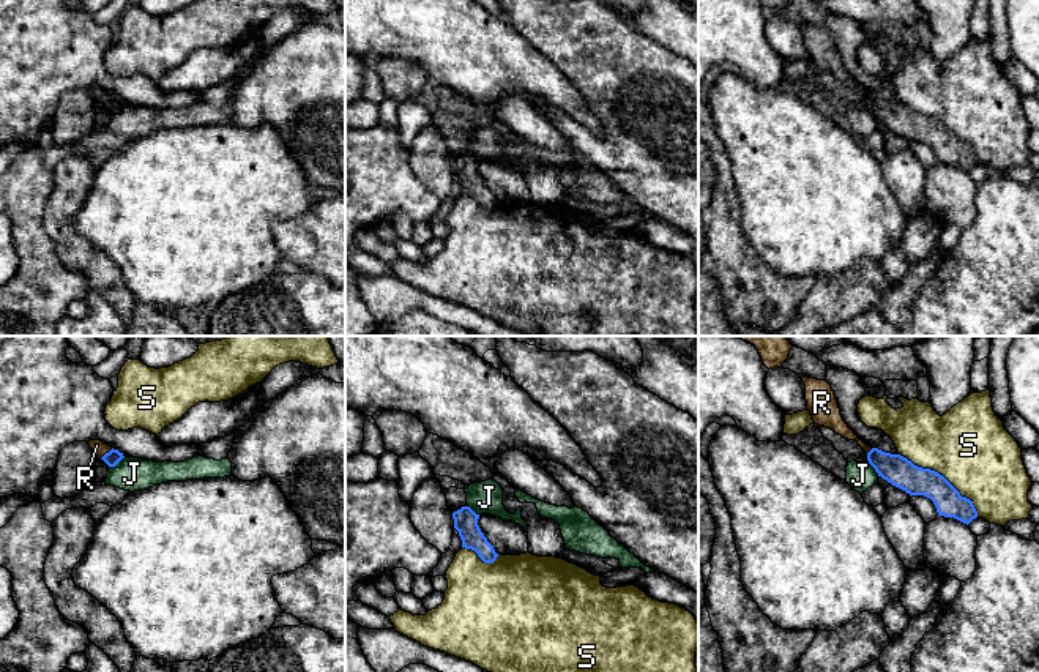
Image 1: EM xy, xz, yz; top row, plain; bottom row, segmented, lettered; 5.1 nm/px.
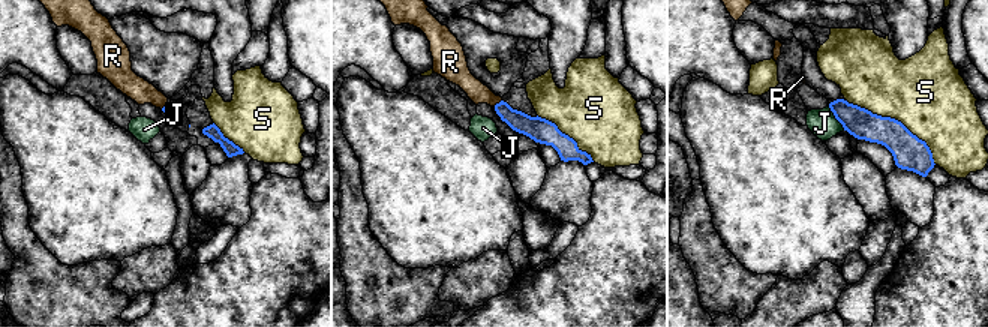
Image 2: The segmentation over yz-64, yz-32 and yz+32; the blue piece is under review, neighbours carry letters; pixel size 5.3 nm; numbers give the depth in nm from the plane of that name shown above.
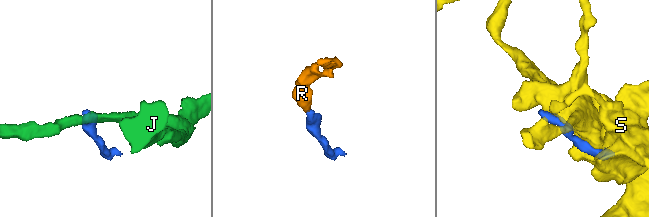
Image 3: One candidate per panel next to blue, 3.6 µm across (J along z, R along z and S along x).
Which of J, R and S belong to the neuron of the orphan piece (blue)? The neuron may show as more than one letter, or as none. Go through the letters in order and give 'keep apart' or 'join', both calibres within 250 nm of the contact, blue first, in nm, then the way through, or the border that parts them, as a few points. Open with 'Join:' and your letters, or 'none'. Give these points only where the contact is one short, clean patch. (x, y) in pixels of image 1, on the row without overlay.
Join: R
J: keep apart | 80/180 nm | along xy (125, 103), (109, 114)
R: join | 80/80 nm | across xy (114, 103), (106, 100), (100, 95)
S: keep apart | 150/400 nm

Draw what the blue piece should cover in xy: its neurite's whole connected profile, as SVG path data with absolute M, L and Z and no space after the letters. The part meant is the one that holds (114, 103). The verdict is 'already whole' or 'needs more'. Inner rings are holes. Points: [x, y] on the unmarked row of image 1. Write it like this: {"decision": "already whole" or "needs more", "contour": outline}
{"decision": "needs more", "contour": "M90 87L88 91L98 106L102 106L109 114L115 114L125 104L123 99L114 96L101 87Z"}

